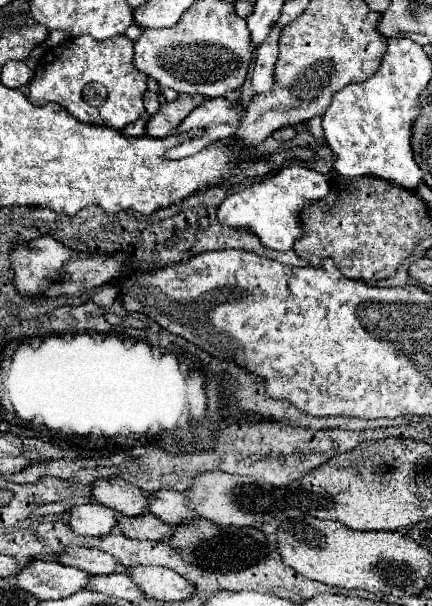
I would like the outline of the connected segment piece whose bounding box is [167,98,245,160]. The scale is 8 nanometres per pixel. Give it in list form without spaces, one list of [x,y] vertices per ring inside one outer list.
[[[207,98],[177,128],[179,134],[191,132],[195,128],[205,128],[205,134],[203,136],[193,136],[191,142],[169,150],[167,158],[173,158],[173,160],[185,158],[185,156],[191,156],[191,154],[199,152],[203,146],[207,146],[215,140],[231,138],[237,132],[243,114],[245,114],[245,108],[235,100]]]

